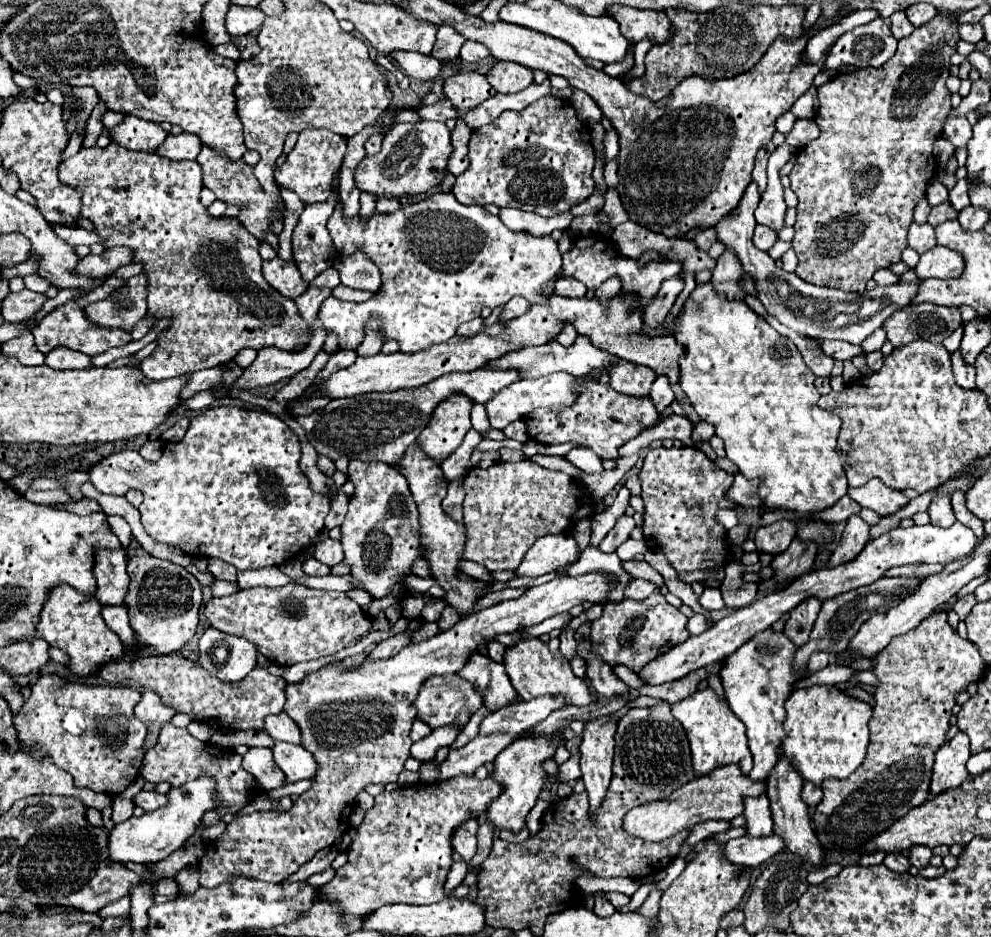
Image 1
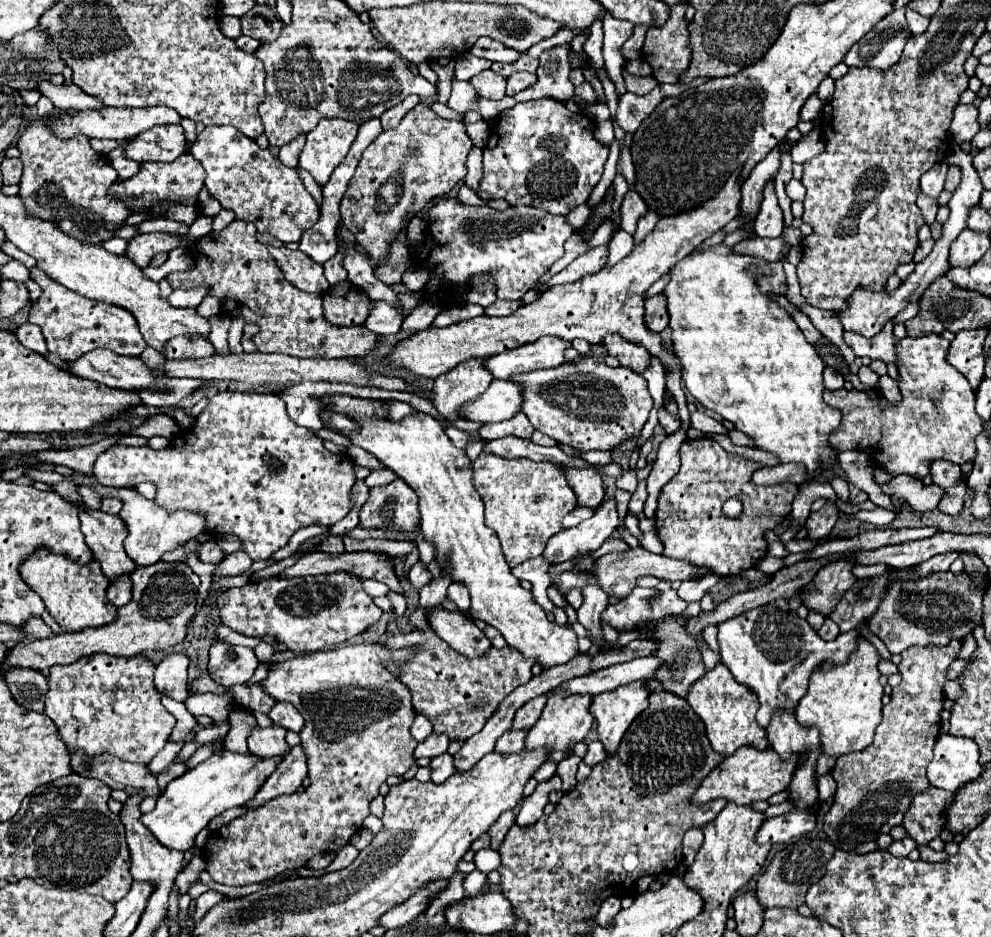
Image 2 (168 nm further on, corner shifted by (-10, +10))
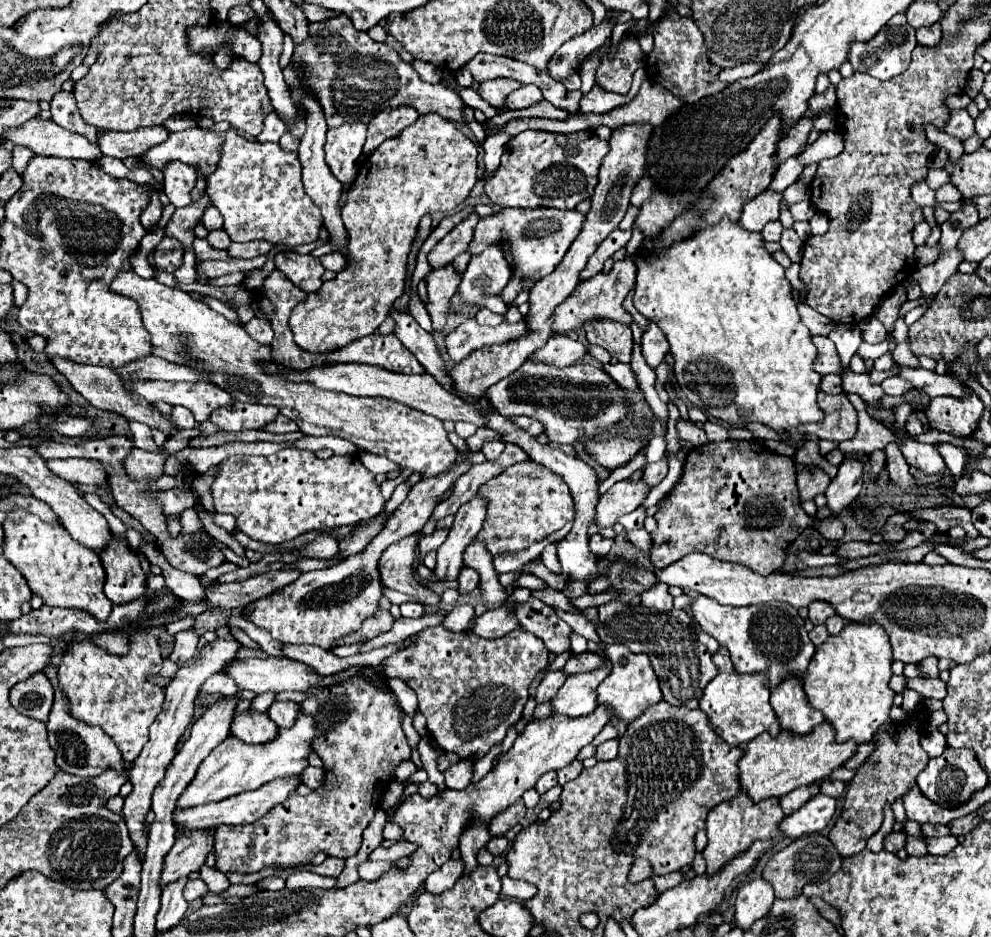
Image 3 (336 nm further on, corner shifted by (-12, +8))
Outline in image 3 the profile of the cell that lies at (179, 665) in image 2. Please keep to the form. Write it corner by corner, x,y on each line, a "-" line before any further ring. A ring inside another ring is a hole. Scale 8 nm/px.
186,630
176,634
176,642
174,642
174,650
168,656
170,662
176,662
178,666
182,662
188,662
196,656
196,644
198,644
198,634
194,630

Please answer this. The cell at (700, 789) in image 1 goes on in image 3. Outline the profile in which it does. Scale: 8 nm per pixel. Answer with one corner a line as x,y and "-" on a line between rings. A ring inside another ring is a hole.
822,722
808,736
790,736
788,732
780,732
778,738
770,738
770,734
764,732
750,740
748,746
744,746
744,756
738,762
740,790
746,792
754,802
784,796
794,788
808,786
828,776
834,768
842,766
842,762
848,760
854,752
856,744
838,744
834,740
834,728
828,722

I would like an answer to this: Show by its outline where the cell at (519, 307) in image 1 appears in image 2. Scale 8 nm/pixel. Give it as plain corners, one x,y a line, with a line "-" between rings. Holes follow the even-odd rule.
496,300
492,306
484,308
484,314
486,316
508,316
508,314
516,312
518,308
520,308
518,300
514,300
514,302
510,302
510,300

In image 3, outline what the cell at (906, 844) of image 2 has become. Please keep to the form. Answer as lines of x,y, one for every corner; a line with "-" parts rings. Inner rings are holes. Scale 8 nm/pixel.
900,830
900,832
890,832
890,834
886,836
884,848
886,848
888,852
892,852
892,854
896,854
896,852
902,850
902,848
906,848
906,832
904,832
904,830

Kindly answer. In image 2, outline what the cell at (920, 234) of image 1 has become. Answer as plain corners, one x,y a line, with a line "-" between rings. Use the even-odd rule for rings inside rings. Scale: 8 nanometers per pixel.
920,192
918,198
916,198
916,204
918,204
918,208
922,210
926,224
932,224
932,222
936,220
936,210
938,210
936,198
930,198
930,196
926,196
926,194

